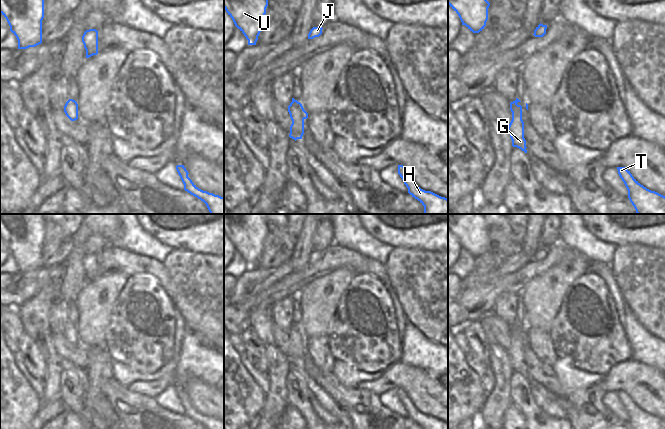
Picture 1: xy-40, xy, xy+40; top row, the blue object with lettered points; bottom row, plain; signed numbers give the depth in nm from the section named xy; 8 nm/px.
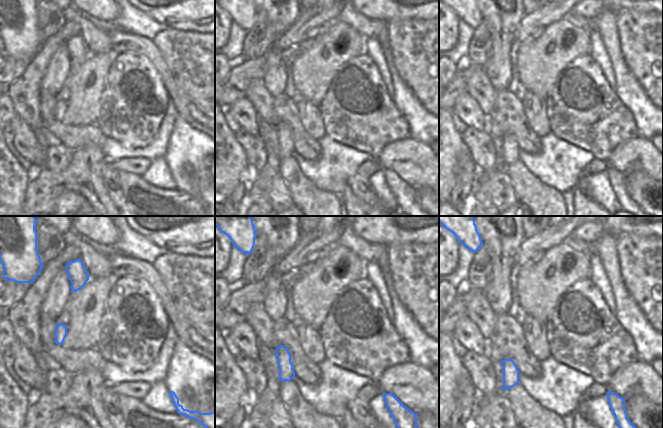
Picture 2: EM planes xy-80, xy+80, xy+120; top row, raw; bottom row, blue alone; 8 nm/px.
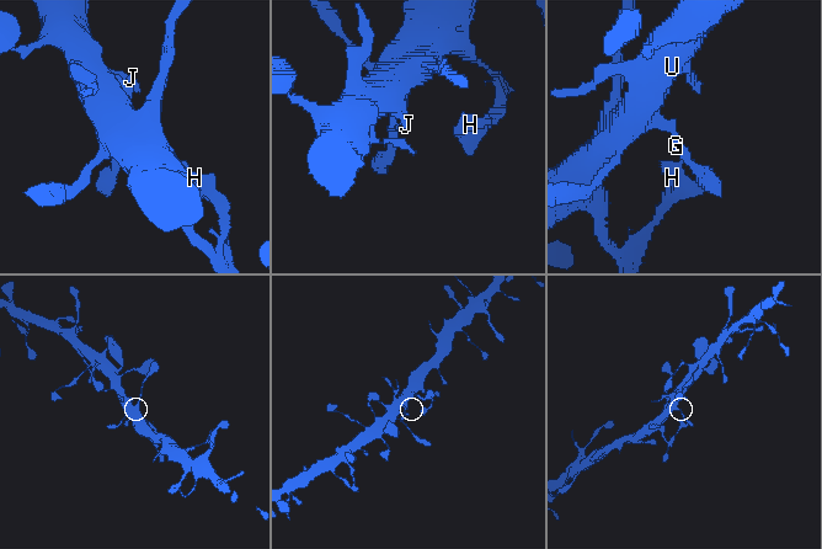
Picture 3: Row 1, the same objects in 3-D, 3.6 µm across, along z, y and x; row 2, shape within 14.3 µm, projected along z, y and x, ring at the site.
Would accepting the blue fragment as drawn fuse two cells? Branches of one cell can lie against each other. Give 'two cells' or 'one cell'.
one cell

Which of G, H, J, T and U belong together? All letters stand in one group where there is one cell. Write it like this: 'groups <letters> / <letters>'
groups G H J T U

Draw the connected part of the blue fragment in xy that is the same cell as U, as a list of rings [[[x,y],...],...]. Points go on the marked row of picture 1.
[[[224,0],[224,9],[244,34],[248,45],[256,45],[267,6],[268,0]]]

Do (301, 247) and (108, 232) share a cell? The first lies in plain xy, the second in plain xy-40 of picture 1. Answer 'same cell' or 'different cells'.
different cells

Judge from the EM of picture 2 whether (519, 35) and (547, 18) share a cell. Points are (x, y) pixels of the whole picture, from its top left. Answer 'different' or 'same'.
same

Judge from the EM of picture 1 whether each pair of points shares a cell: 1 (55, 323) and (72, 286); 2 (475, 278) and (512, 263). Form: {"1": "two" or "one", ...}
{"1": "two", "2": "one"}

